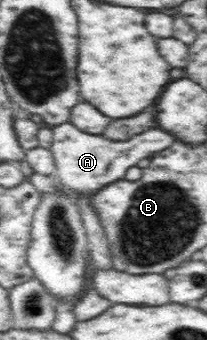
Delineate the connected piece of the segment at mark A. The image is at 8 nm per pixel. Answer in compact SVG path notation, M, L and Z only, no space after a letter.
M70 122L50 128L53 133L50 151L54 154L56 164L55 178L63 183L68 191L74 191L78 196L89 196L103 186L125 178L128 168L137 166L143 158L153 158L176 141L171 133L161 128L146 130L126 141L112 141L103 134L87 134Z

